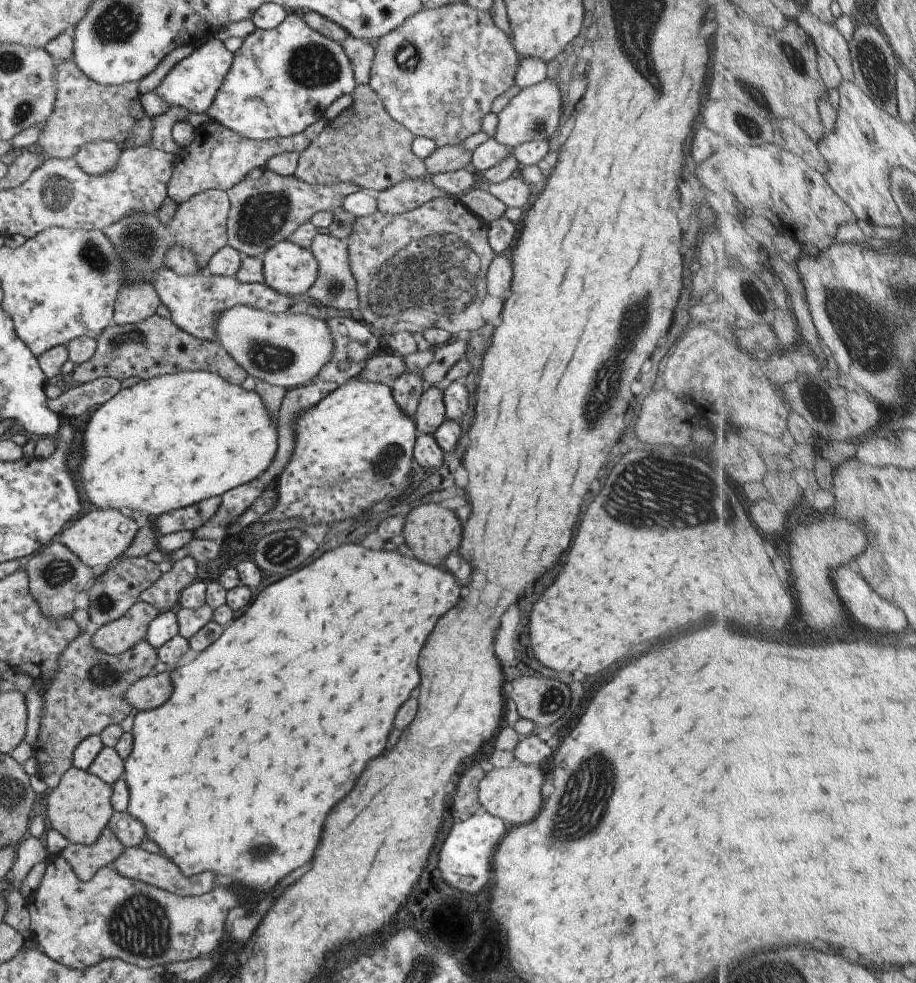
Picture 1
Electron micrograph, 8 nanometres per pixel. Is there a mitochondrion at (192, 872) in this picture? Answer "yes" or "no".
no

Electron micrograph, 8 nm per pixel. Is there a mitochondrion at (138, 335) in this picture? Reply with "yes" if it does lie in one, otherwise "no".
yes

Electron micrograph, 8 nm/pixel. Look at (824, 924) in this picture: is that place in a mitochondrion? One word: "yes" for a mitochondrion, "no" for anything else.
no

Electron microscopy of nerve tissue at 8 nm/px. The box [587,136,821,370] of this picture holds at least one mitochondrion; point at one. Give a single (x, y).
(751, 286)

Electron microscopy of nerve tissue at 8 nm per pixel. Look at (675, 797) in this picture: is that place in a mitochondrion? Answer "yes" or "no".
no

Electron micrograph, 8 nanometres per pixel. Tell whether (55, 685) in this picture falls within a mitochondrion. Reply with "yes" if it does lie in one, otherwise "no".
no

